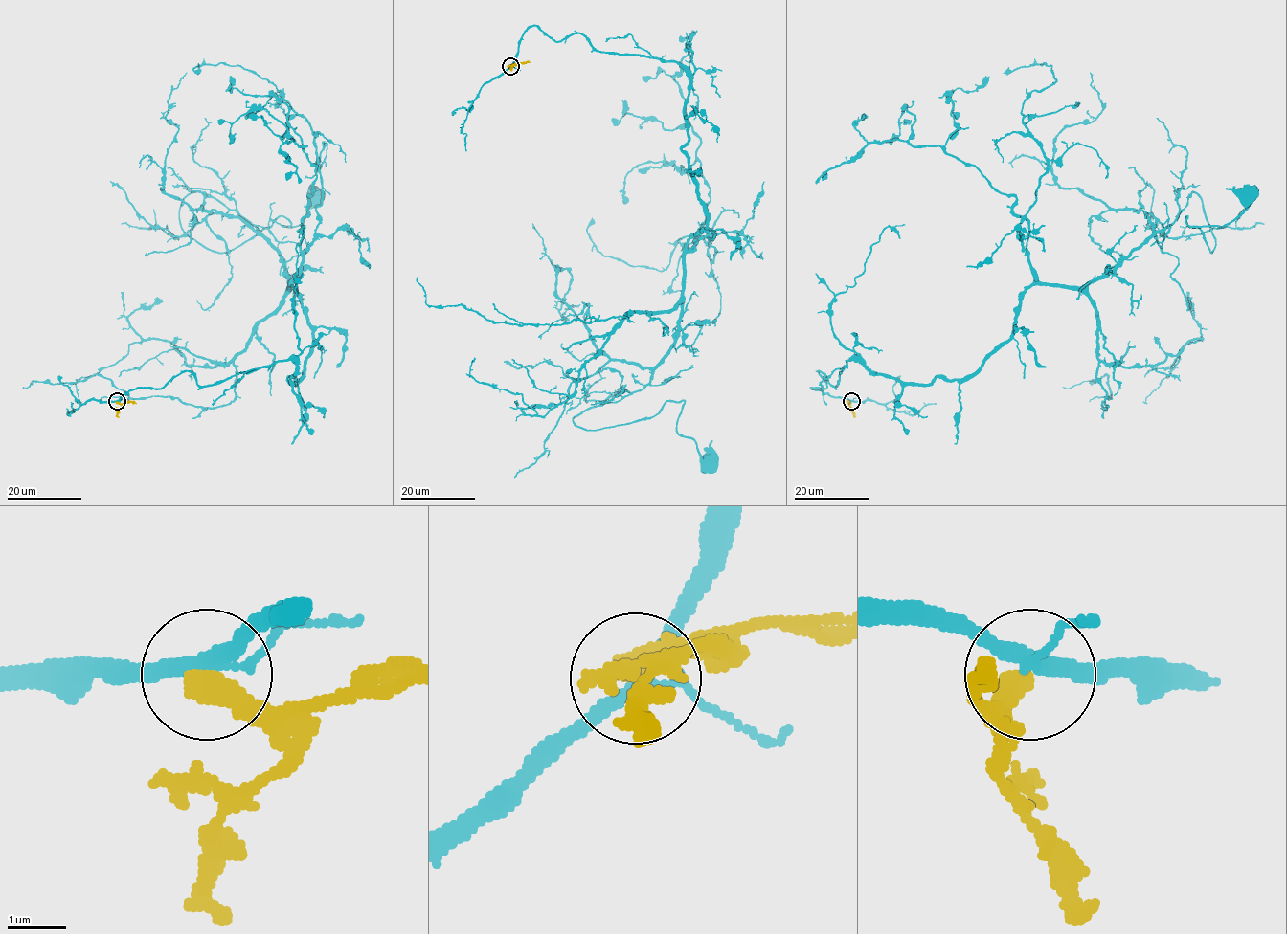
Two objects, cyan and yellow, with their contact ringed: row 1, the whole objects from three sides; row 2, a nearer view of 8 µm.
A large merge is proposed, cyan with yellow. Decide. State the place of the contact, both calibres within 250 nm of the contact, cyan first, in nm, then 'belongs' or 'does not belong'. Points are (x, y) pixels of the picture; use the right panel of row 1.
place (851, 401); calibres 240 and 480 nm; does not belong

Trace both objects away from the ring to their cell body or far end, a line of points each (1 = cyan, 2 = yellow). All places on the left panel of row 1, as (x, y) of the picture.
1: (117, 401), (280, 361), (295, 384), (313, 337), (282, 257), (212, 197), (179, 210), (225, 253), (312, 195)
2: (117, 402), (136, 404)

